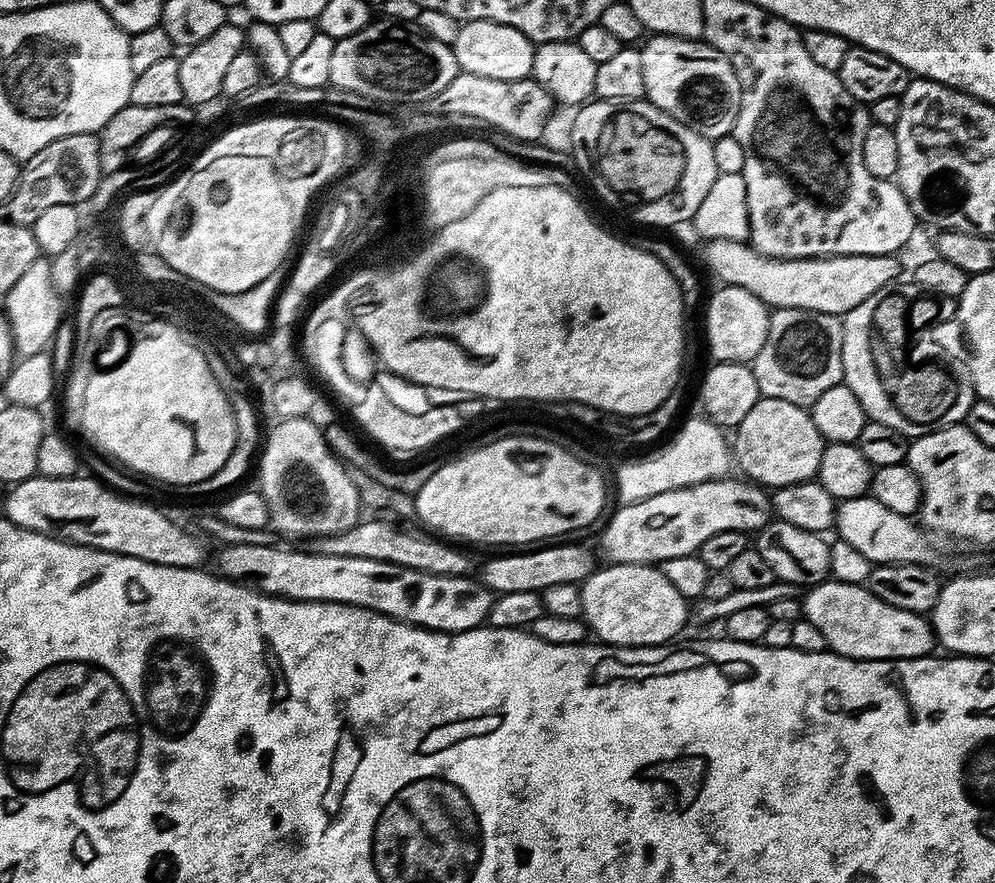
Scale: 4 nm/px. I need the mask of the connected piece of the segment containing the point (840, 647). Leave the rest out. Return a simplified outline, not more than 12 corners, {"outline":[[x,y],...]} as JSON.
{"outline":[[831,578],[802,616],[851,660],[909,660],[937,647],[927,615]]}

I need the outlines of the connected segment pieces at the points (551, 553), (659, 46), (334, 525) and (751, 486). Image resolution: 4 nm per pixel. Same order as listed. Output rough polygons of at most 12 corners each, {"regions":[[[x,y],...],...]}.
{"regions":[[[583,543],[493,555],[493,594],[580,584],[598,567]],[[649,35],[648,103],[708,140],[731,133],[740,83],[703,39]],[[280,420],[258,491],[281,537],[360,523],[359,490],[317,421]],[[707,480],[620,504],[598,537],[610,564],[699,553],[722,530],[755,534],[770,496]]]}

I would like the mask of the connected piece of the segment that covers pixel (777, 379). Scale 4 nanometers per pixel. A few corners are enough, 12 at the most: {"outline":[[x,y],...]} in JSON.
{"outline":[[775,309],[761,397],[808,408],[841,383],[839,316]]}

